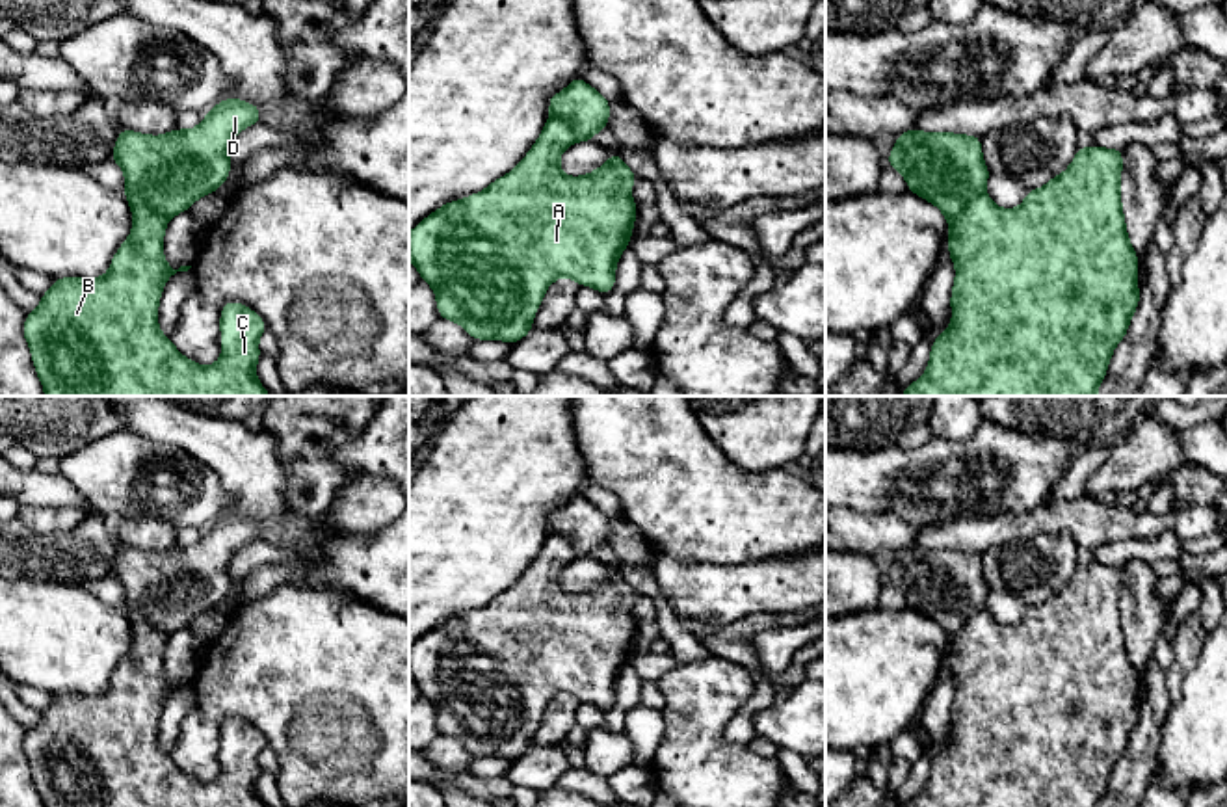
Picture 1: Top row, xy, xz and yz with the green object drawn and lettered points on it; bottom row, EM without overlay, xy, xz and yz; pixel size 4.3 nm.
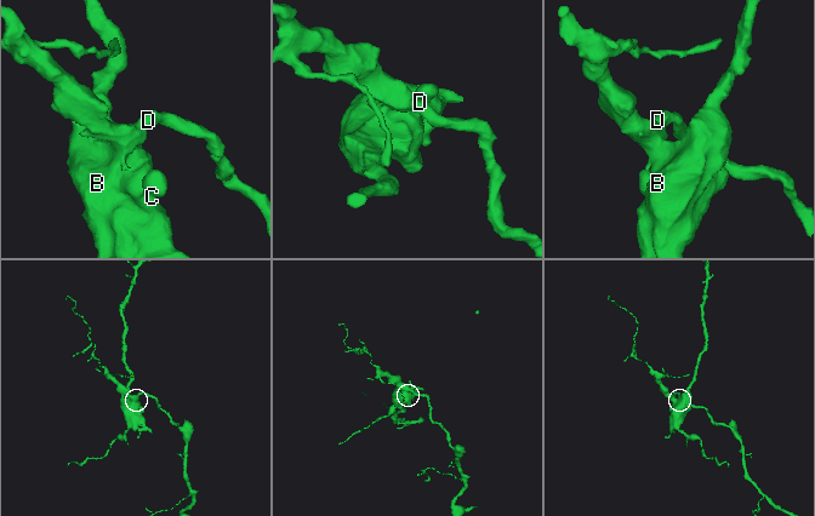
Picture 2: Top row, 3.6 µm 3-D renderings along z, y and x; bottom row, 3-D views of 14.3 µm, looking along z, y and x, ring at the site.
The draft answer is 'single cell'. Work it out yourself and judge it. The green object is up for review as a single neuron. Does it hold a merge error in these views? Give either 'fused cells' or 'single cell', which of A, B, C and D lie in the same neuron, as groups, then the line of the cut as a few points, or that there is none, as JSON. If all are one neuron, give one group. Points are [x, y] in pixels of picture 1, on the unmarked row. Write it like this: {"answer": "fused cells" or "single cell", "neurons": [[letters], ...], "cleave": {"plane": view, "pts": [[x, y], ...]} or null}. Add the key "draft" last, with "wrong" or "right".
{"answer": "fused cells", "neurons": [["A", "B", "C"], ["D"]], "cleave": {"plane": "yz", "pts": [[984, 607], [969, 618], [950, 648]]}, "draft": "wrong"}

